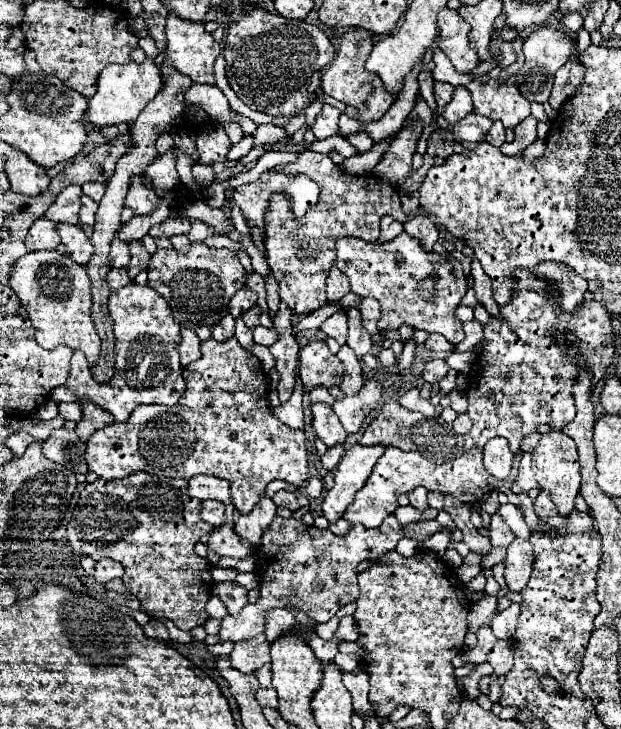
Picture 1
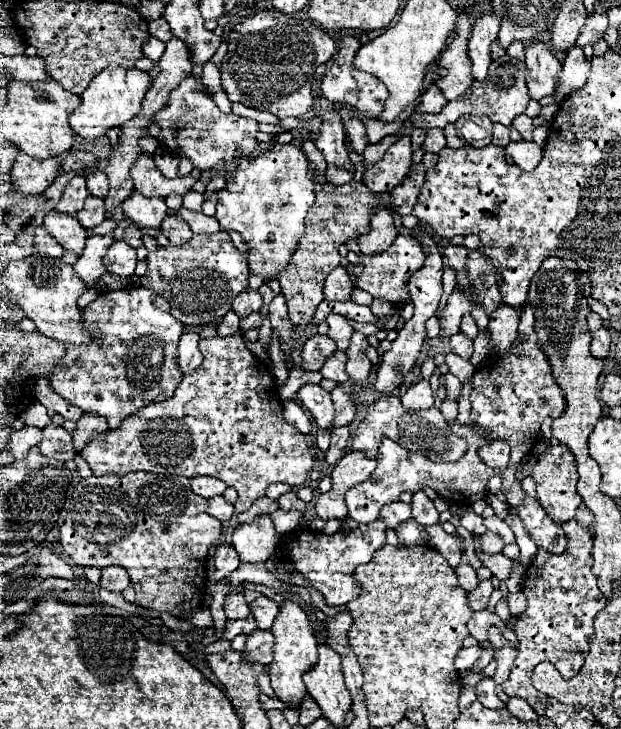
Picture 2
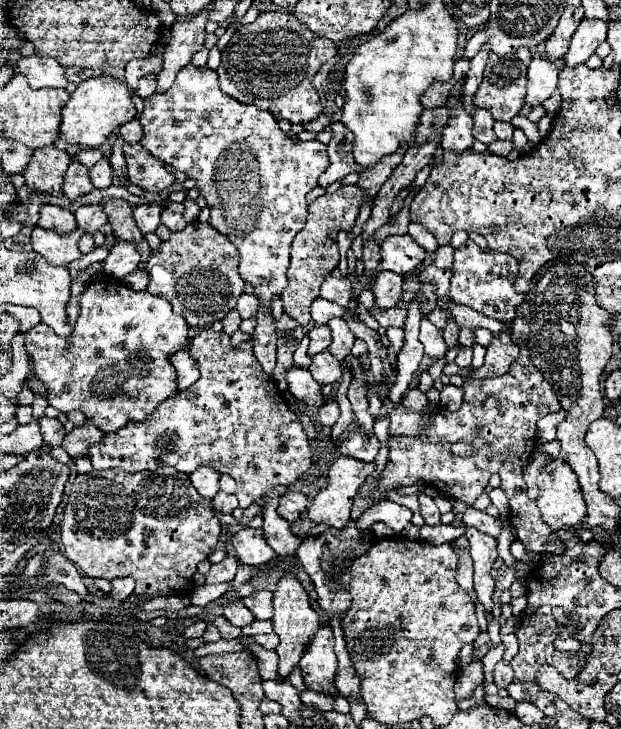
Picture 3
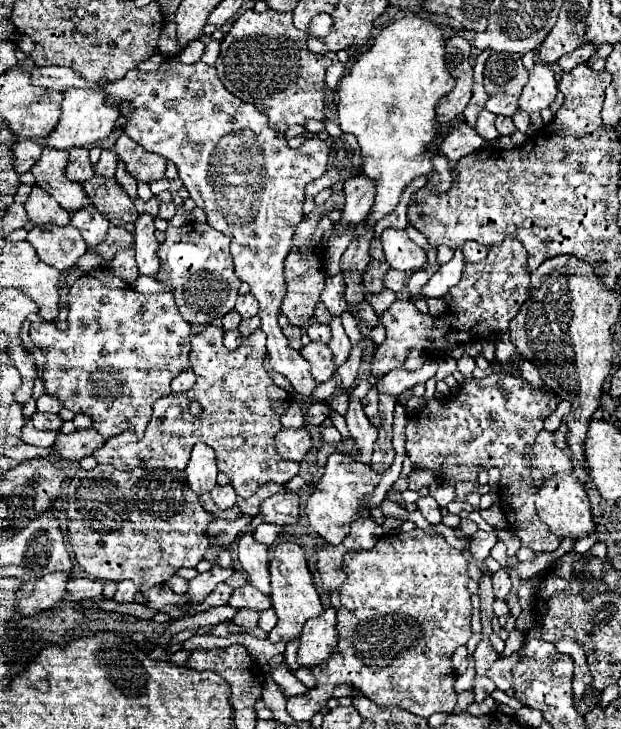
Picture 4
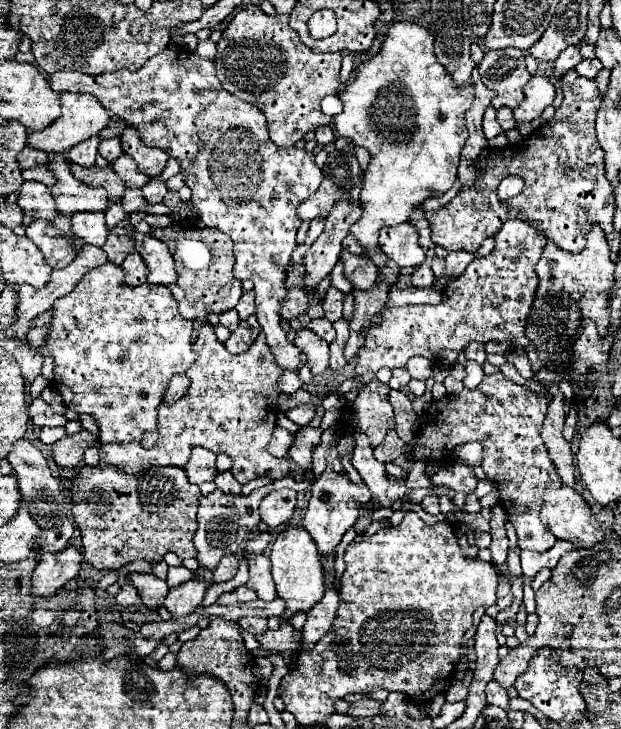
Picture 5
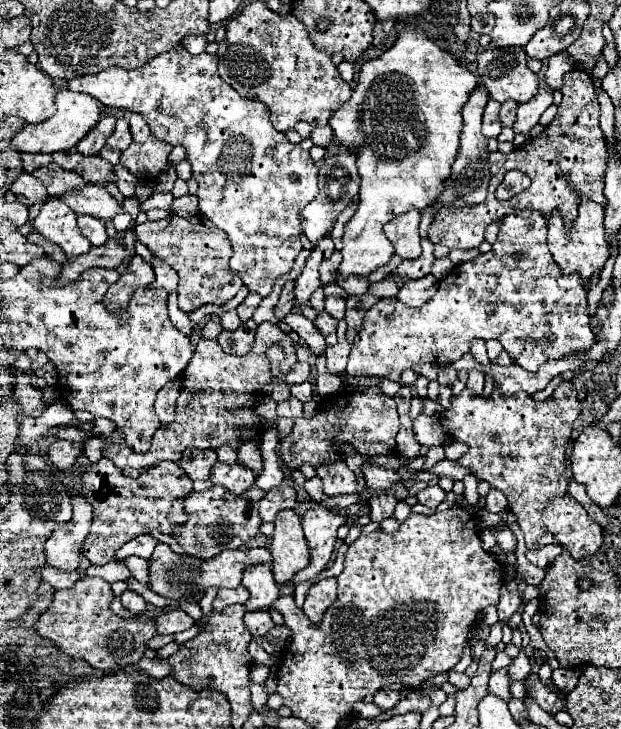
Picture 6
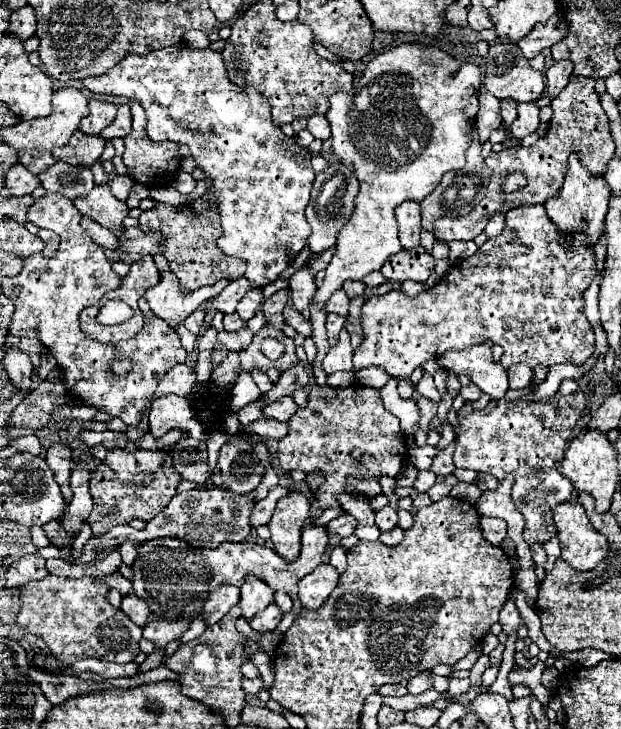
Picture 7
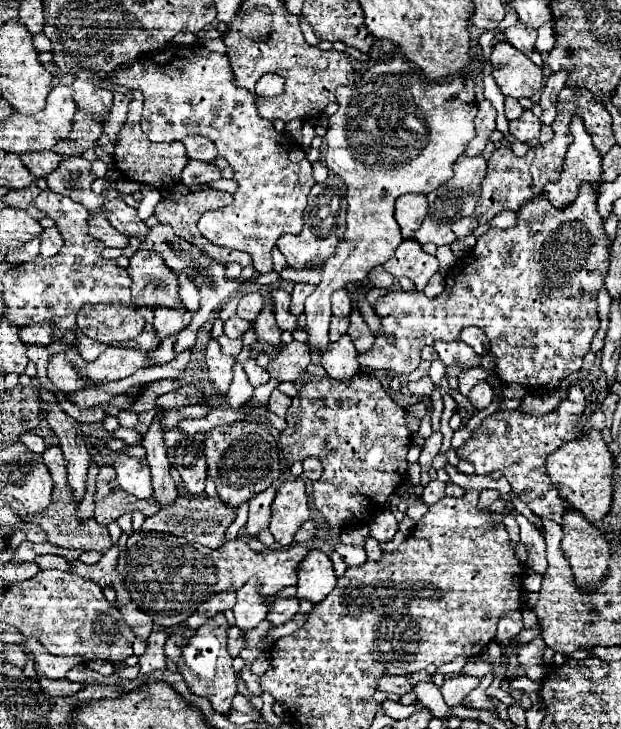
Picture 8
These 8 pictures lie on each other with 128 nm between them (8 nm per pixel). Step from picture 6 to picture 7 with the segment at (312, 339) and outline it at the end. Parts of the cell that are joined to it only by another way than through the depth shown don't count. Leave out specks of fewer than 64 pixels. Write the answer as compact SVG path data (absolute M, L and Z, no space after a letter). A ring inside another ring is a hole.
M286 306L284 308L284 320L286 320L286 324L290 324L298 334L302 334L302 336L312 336L312 324L296 310L296 308L292 308L292 306Z

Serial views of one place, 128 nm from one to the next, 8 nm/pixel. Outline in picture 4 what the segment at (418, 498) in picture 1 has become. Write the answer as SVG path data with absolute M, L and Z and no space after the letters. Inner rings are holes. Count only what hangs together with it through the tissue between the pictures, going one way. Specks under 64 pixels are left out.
M424 496L416 502L418 510L422 512L422 516L430 522L430 524L440 524L442 522L442 514L440 514L440 506L432 496Z

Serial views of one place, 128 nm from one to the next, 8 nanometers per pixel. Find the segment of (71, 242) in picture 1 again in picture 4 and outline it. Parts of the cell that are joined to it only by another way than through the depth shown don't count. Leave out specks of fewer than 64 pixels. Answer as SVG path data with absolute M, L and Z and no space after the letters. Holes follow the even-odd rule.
M36 186L32 188L32 194L28 196L24 206L34 224L70 224L70 214L52 196L48 196L48 192L42 192Z

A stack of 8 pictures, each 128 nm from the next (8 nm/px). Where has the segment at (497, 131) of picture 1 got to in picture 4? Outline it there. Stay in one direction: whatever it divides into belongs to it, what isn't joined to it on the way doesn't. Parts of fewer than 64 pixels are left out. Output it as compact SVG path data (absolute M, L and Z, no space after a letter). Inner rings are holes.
M496 116L496 128L500 136L512 136L512 132L516 130L512 118L506 118L506 116Z

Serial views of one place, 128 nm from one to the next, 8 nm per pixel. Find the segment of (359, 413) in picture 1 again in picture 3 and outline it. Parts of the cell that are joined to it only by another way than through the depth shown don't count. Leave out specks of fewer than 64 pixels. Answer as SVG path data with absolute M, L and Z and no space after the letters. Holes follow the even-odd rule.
M334 398L328 400L328 404L324 404L324 408L320 408L318 412L318 422L324 424L324 426L334 426L336 420L340 416L340 410L338 410L338 402Z

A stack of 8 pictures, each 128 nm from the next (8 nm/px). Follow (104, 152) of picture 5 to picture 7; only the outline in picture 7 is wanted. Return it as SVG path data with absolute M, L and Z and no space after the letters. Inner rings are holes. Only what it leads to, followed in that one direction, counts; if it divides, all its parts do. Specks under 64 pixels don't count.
M118 106L118 116L114 120L114 124L110 124L100 136L104 140L114 140L114 138L126 138L130 134L132 128L132 118L130 118L130 106Z

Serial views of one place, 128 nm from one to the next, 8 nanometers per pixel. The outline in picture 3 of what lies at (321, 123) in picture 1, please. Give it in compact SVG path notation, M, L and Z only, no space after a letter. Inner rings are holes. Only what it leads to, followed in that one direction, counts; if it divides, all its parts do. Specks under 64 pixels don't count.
M338 120L330 122L330 130L332 130L332 138L326 146L328 150L328 168L324 170L324 174L320 174L318 184L320 186L328 186L336 180L342 180L346 174L354 172L354 170L362 170L360 164L356 164L354 156L352 156L352 132Z

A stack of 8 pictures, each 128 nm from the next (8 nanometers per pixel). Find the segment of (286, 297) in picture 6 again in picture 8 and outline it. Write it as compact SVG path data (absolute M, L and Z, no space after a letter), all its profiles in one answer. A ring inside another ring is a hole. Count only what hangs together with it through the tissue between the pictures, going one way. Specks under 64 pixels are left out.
M262 310L254 322L254 328L256 328L256 334L260 340L268 342L268 344L280 344L280 334L282 330L278 328L276 324L276 318L272 312L266 312Z

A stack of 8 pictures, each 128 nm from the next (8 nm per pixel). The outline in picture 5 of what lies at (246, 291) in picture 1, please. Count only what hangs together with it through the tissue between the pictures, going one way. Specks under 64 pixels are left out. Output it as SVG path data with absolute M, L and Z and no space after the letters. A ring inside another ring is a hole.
M244 292L242 294L242 298L240 298L240 302L236 304L236 312L238 312L238 316L244 320L244 318L248 318L248 316L252 316L254 312L256 312L256 306L254 306L254 296L252 296L252 292Z

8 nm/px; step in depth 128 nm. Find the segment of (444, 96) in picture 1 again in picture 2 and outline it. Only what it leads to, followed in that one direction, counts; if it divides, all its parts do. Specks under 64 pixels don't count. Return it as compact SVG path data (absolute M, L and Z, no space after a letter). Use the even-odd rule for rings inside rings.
M461 12L458 14L456 38L452 38L450 46L442 52L442 58L438 62L438 66L444 66L446 72L440 78L434 78L434 86L438 86L438 90L446 96L449 101L460 98L462 92L466 92L470 88L470 84L474 82L472 74L470 74L470 56L466 54L468 50L468 38L472 28L468 16Z

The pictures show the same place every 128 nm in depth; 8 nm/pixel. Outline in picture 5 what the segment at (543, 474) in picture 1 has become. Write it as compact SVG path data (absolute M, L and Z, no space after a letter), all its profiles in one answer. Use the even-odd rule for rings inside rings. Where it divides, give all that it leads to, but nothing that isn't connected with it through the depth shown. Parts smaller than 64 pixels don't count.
M562 486L558 490L548 490L544 494L540 518L556 538L580 544L582 548L592 548L604 540L604 532L594 520L588 502L574 488Z

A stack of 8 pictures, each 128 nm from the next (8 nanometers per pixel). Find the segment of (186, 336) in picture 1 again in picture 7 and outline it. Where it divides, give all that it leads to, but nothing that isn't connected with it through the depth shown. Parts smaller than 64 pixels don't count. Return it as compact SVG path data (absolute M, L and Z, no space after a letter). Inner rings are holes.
M176 394L160 396L150 406L150 434L156 438L164 436L172 428L181 428L198 440L206 440L204 426L194 418L194 410L190 408L188 400Z

